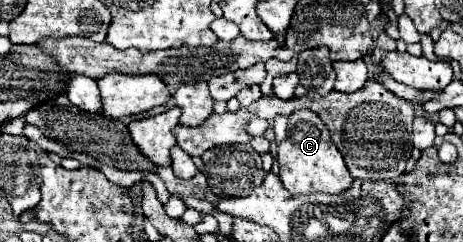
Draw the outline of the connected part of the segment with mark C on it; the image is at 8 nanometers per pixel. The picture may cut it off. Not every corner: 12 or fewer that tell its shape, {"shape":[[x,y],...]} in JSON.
{"shape":[[310,109],[278,147],[292,195],[340,193],[354,177]]}

